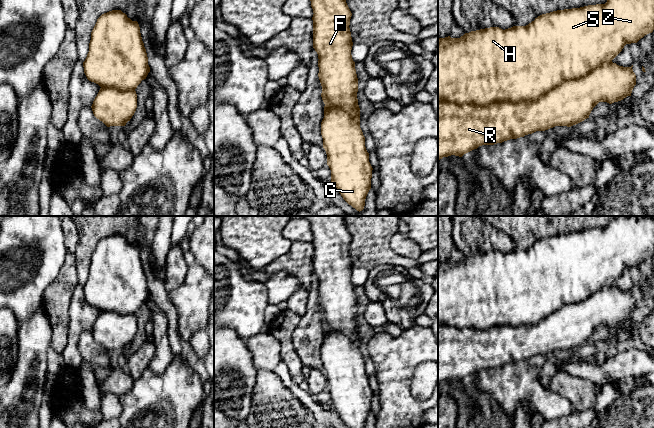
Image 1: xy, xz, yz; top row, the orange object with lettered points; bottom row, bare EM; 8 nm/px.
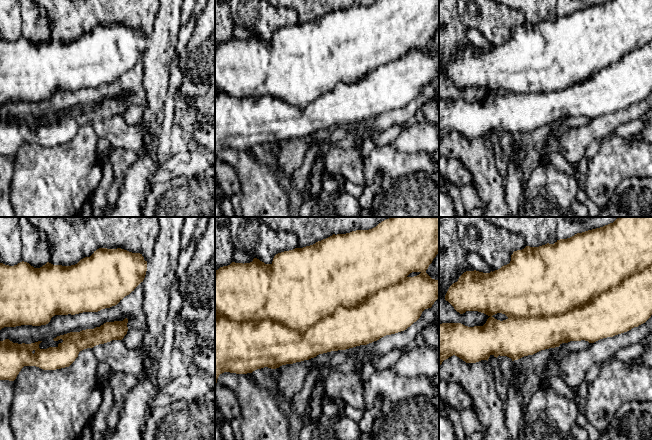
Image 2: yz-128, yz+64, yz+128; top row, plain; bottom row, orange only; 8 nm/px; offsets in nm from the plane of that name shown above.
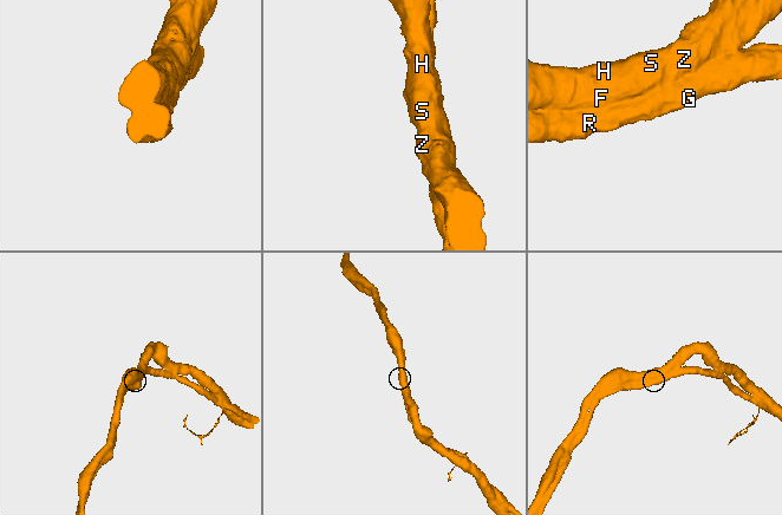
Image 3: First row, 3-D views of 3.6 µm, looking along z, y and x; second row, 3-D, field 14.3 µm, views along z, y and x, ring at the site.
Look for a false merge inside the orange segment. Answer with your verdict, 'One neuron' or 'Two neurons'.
One neuron

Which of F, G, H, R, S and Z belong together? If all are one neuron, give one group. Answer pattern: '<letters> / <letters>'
F G H R S Z

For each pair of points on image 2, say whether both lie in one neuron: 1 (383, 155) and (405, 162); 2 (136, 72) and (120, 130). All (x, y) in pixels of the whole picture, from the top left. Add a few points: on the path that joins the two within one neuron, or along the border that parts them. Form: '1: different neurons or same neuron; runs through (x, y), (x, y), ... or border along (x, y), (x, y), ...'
1: same neuron; runs through (388, 160), (390, 162), (400, 162)
2: different neurons; border along (121, 116), (129, 124), (139, 125)

